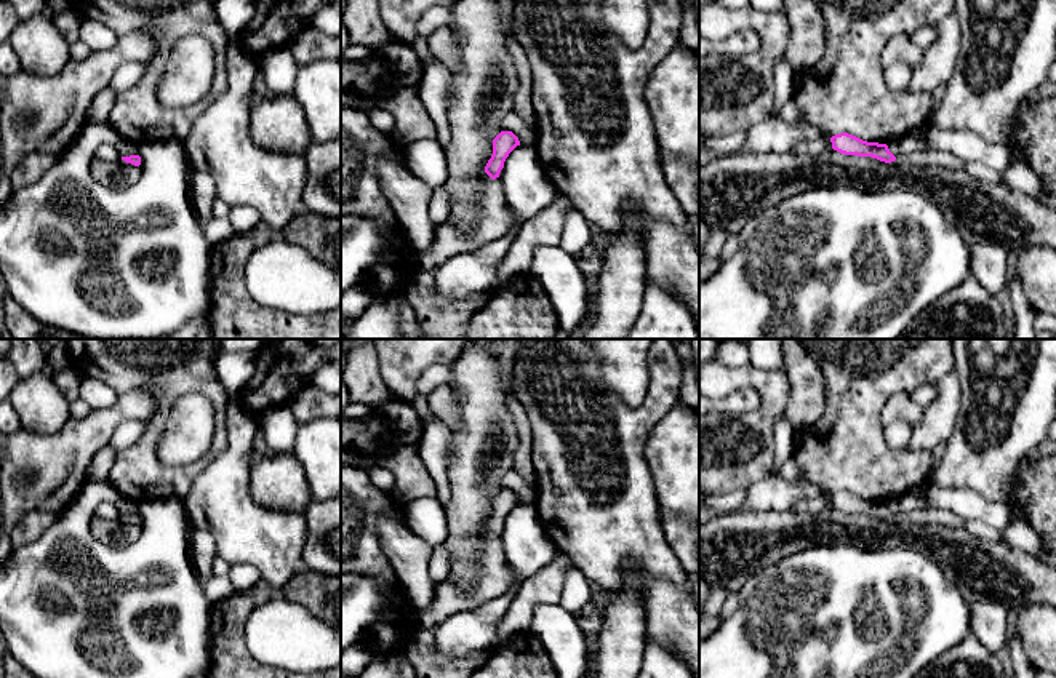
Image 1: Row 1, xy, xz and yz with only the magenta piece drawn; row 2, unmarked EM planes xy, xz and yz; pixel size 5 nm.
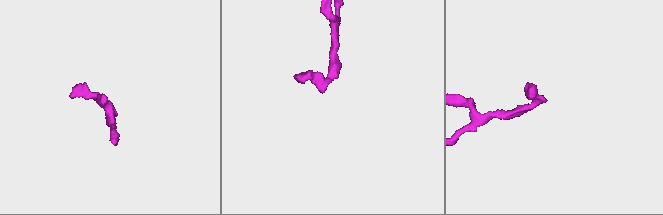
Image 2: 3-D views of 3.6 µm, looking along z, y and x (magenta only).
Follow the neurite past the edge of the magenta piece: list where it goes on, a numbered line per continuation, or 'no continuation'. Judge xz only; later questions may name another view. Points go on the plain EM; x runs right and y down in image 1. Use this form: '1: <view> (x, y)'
1: xz (495, 581)

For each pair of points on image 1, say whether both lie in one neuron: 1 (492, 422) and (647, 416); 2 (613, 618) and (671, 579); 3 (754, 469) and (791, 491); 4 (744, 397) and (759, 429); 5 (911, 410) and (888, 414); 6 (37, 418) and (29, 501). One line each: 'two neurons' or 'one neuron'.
1: two neurons
2: two neurons
3: two neurons
4: two neurons
5: one neuron
6: two neurons

